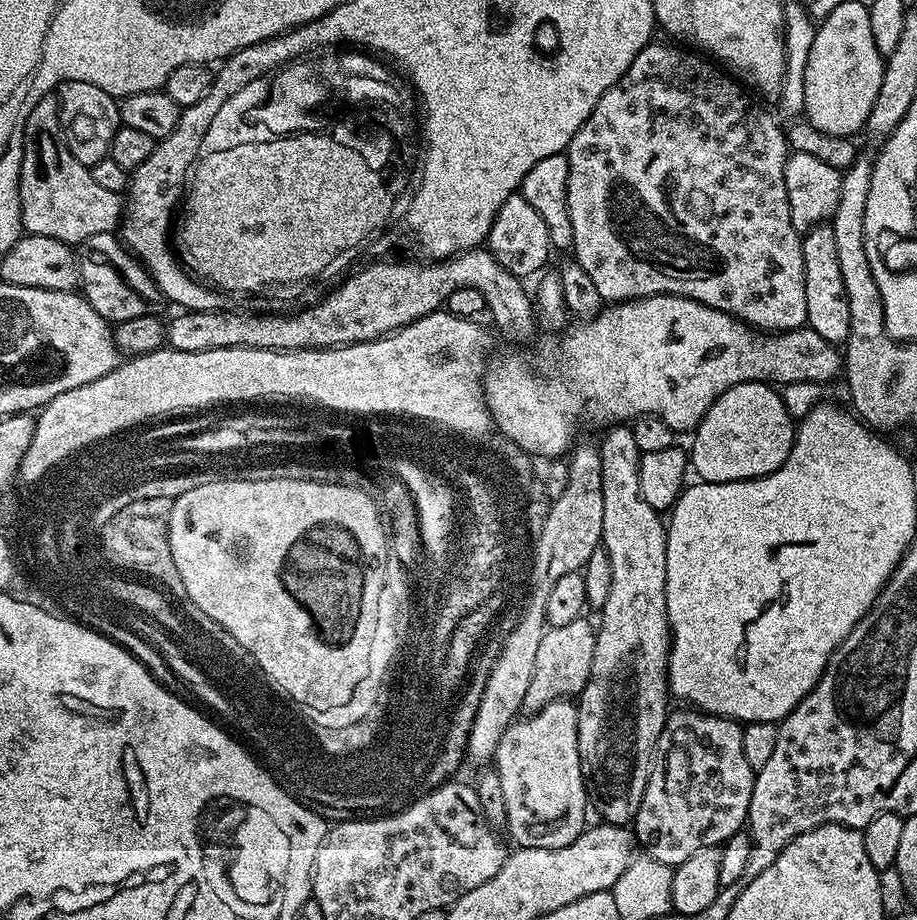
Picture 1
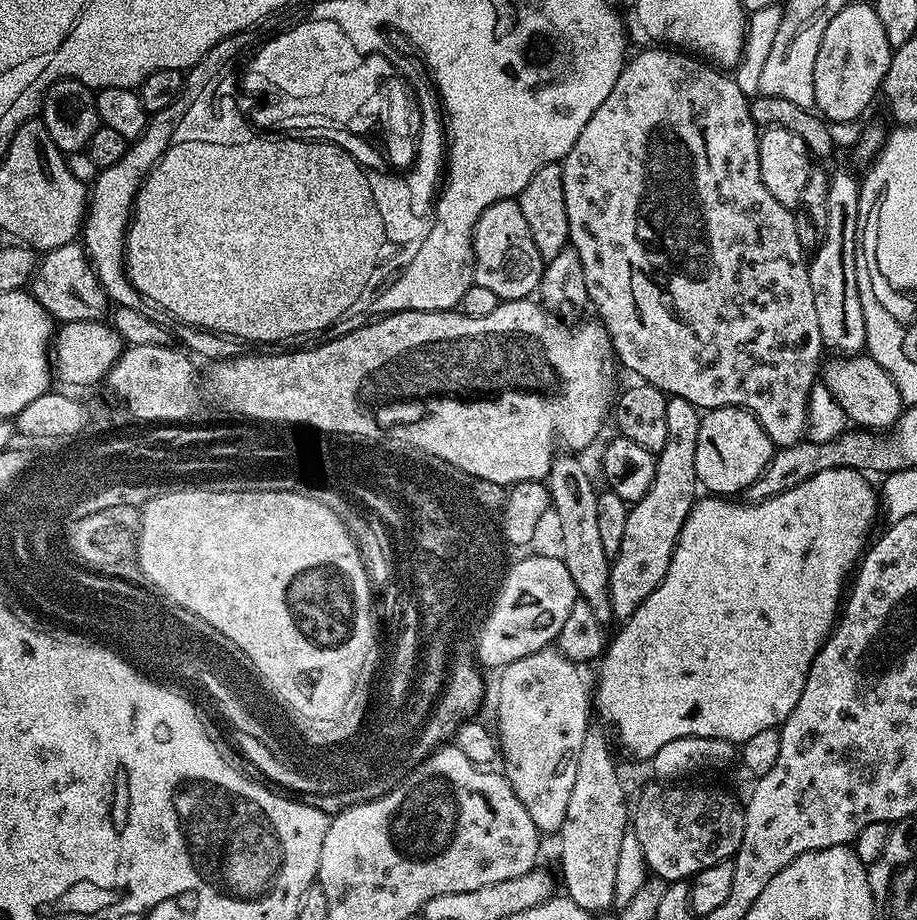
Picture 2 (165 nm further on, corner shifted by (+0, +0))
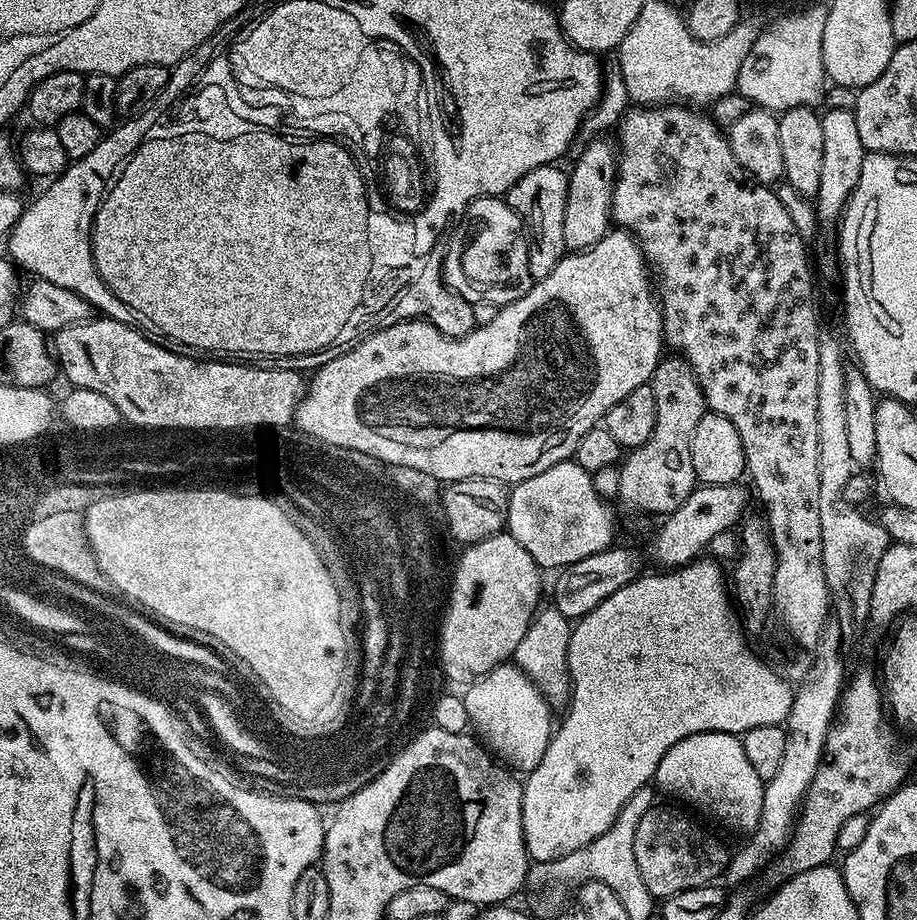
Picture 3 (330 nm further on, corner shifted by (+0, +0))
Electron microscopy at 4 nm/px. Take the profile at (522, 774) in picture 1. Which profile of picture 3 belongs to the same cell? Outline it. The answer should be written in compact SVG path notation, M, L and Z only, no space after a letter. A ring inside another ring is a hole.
M555 606L541 607L532 617L526 634L522 634L522 642L518 642L516 647L516 667L534 681L544 699L556 710L563 709L572 694L572 679L568 673L568 647L573 627L573 621L567 620Z

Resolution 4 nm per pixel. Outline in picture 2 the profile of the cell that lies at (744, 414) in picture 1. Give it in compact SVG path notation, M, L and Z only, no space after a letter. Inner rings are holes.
M709 408L700 417L698 450L694 454L696 478L701 489L721 498L743 493L766 470L774 451L772 439L758 418L744 408Z

